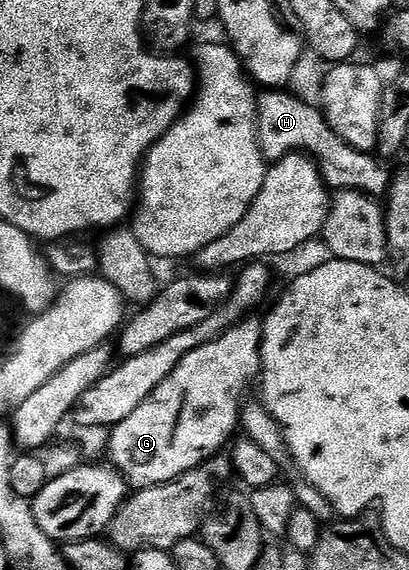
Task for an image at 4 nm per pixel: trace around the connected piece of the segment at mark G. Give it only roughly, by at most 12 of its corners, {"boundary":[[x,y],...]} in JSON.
{"boundary":[[264,323],[190,351],[108,457],[133,490],[221,452],[261,376]]}

